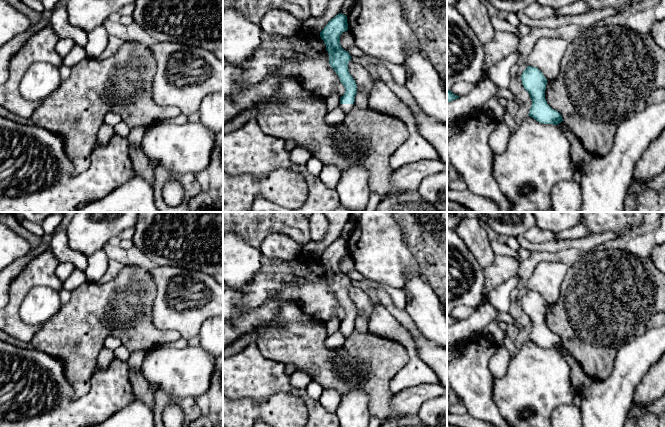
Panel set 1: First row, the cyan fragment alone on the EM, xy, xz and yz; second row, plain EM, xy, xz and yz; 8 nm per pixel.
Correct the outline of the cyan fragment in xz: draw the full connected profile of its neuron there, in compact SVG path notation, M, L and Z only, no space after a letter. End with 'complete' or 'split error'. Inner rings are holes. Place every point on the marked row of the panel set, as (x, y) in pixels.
M339 13L320 32L329 54L329 64L345 87L345 93L340 97L339 105L345 116L352 110L357 93L357 84L348 69L348 63L352 57L340 45L340 35L347 30L347 16Z | split error

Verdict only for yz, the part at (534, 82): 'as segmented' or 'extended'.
as segmented

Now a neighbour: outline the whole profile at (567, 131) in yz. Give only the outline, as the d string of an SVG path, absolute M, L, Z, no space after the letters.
M562 121L561 123L559 123L557 126L558 126L558 127L561 129L561 131L568 137L568 139L569 139L570 141L575 137L574 132L573 132L569 127L566 126L566 124L565 124L564 121Z

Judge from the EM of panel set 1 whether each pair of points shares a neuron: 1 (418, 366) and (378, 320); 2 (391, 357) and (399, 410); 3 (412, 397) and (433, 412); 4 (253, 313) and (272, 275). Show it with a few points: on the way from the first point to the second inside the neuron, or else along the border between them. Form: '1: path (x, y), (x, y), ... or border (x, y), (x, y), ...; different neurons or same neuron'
1: path (412, 353), (408, 342), (391, 327); same neuron
2: border (394, 394), (388, 416); different neurons
3: border (436, 396), (427, 399), (417, 414); different neurons
4: path (256, 304), (272, 284); same neuron

